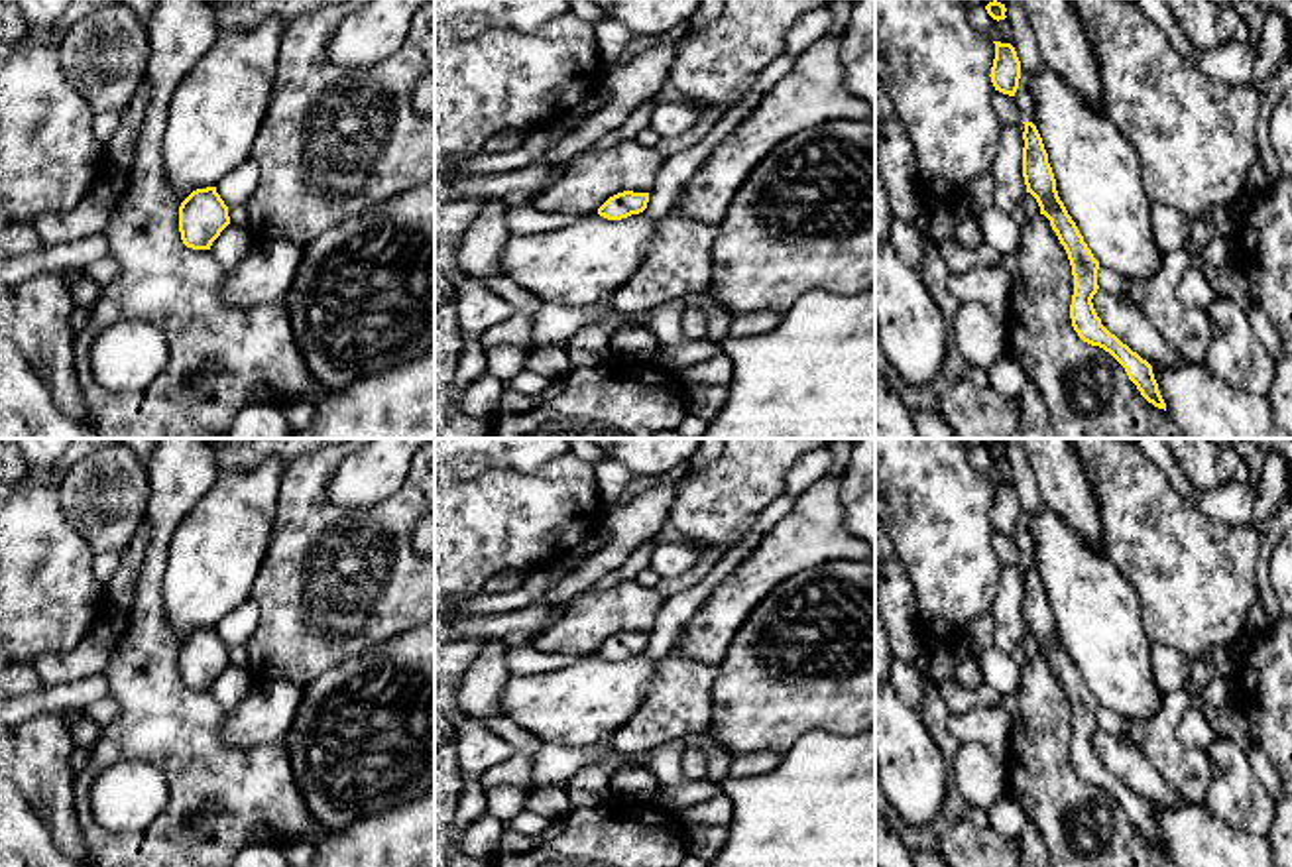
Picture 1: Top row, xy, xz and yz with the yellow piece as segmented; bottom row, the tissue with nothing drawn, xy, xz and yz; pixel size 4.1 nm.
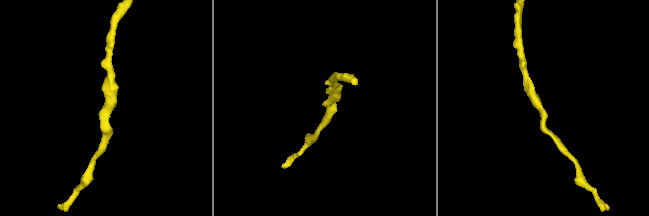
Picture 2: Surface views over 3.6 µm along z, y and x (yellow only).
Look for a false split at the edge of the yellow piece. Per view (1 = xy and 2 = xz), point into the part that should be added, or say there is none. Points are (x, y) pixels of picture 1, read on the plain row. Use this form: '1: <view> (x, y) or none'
1: none
2: none

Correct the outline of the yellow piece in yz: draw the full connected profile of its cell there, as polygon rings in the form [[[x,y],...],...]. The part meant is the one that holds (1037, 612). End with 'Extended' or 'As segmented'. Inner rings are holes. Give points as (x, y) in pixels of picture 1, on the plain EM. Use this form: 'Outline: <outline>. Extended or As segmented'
Outline: [[[1032,562],[1023,564],[1023,617],[1027,633],[1036,639],[1040,655],[1050,661],[1050,666],[1056,672],[1060,684],[1064,686],[1072,706],[1072,767],[1084,782],[1109,792],[1125,808],[1129,820],[1137,826],[1137,830],[1148,843],[1166,851],[1166,843],[1158,832],[1152,806],[1101,765],[1101,759],[1097,757],[1091,743],[1093,735],[1099,729],[1099,702],[1093,698],[1076,663],[1072,661],[1064,643],[1058,637],[1056,619],[1036,566]]]. As segmented

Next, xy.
Outline: [[[216,627],[193,631],[179,647],[179,672],[187,688],[210,690],[228,665],[228,647]]]. As segmented

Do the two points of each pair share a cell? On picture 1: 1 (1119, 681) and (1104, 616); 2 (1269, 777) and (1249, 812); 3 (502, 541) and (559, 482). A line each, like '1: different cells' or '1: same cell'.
1: same cell
2: different cells
3: same cell

